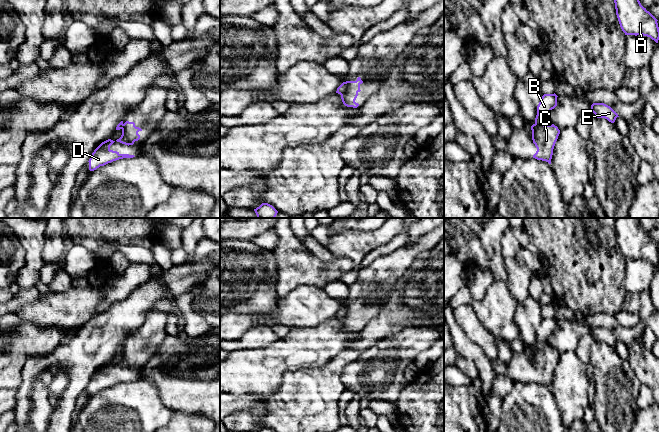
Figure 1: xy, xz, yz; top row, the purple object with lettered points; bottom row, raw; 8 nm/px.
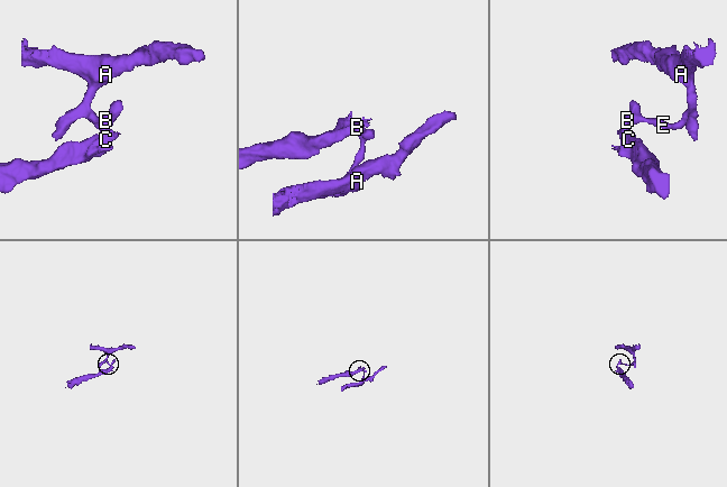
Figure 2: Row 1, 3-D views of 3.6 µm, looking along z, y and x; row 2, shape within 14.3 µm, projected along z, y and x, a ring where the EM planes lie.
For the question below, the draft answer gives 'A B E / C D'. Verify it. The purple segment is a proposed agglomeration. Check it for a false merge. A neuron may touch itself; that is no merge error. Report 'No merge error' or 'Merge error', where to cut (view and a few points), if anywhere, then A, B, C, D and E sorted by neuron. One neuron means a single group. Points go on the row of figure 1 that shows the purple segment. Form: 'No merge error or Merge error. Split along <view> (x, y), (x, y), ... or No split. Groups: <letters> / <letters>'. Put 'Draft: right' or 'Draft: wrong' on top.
Draft: right
Merge error. Split along xz (346, 82), (346, 90), (340, 94). Groups: A B E / C D

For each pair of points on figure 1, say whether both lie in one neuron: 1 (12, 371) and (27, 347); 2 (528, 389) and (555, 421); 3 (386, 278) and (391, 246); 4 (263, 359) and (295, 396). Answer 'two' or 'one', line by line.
1: one
2: one
3: two
4: two

